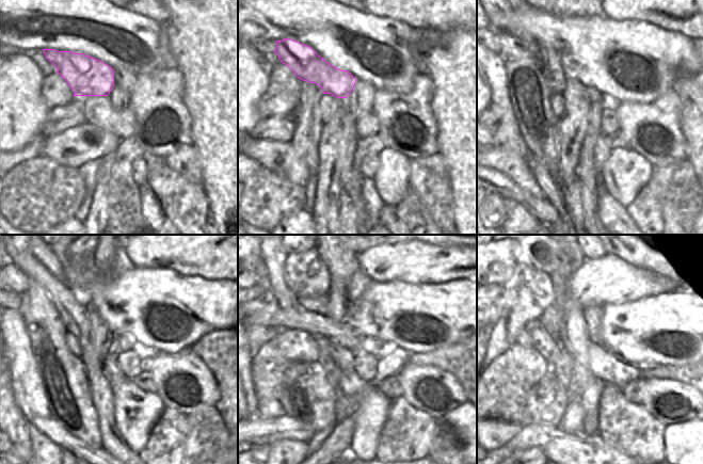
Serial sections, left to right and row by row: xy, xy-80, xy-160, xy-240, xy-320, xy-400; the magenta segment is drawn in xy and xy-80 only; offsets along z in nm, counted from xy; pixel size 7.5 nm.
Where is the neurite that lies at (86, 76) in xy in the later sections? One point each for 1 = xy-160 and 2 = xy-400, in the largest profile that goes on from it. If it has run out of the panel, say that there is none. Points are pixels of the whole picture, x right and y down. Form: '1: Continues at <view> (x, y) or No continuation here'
1: Continues at xy-160 (511, 48)
2: No continuation here

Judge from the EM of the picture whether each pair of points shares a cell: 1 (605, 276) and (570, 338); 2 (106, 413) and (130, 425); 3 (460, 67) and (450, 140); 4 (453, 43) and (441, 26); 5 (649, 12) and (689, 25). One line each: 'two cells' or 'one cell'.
1: one cell
2: two cells
3: one cell
4: two cells
5: one cell

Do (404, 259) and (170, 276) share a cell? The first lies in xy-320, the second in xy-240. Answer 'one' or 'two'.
two

